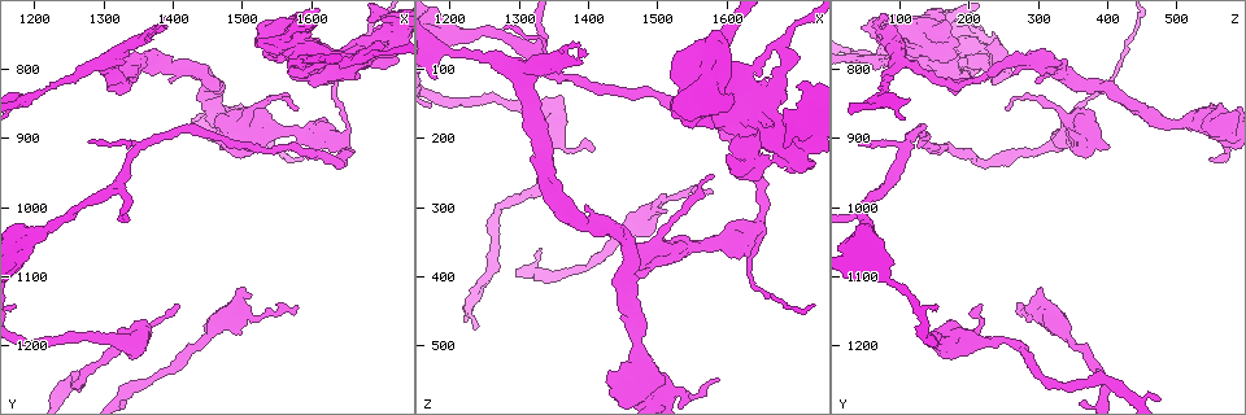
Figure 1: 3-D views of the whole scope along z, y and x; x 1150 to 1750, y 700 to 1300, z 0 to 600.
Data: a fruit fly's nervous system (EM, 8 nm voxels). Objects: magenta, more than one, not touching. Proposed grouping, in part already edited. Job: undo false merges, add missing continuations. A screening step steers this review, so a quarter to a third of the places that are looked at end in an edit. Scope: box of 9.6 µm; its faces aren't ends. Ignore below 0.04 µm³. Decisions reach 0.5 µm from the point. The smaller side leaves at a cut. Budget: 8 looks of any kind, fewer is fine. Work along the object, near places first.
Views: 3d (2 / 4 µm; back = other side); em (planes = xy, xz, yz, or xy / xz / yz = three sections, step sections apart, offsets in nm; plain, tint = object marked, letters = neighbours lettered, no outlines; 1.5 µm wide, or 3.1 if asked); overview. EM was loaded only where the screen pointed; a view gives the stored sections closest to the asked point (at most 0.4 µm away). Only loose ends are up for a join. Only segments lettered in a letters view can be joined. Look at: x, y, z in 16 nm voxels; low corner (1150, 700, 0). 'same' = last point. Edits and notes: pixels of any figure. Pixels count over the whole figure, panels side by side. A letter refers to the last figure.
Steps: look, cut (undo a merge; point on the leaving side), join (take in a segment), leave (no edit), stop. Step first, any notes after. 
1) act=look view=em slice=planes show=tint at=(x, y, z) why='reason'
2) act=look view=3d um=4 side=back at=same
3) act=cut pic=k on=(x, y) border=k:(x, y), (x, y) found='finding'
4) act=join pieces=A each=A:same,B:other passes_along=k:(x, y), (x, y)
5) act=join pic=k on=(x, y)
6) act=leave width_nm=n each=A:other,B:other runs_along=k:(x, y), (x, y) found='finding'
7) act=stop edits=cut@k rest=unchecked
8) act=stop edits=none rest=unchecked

act=look view=3d um=4 at=(1425, 880, 535) why='an open end'

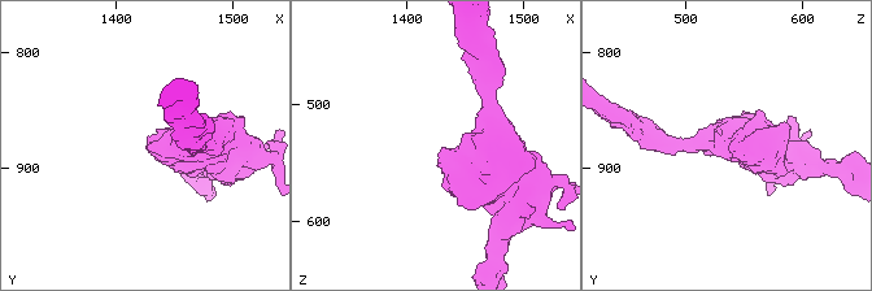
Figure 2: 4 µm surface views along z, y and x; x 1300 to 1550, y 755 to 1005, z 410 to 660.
act=look view=em slice=planes show=tint at=(1432, 882, 536)

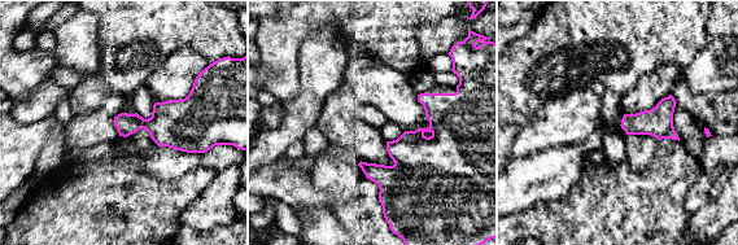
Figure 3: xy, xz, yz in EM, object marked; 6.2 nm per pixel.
act=look view=em slice=planes show=letters at=same why='see the neighbours'

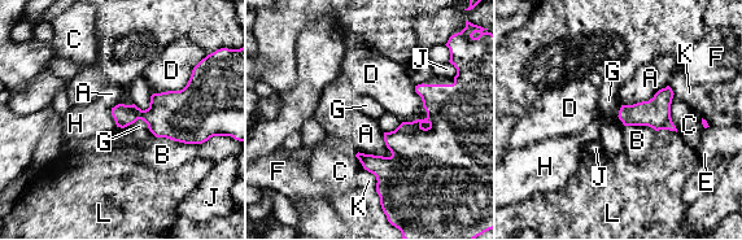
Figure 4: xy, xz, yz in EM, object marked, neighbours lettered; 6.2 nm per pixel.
act=leave each=A:other,B:other,C:other,D:other,E:other,F:other,G:other,H:other,J:other,K:other,L:other found='none of them fits'

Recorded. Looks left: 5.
act=look view=em slice=planes show=letters at=(1470, 910, 405) why='free end'

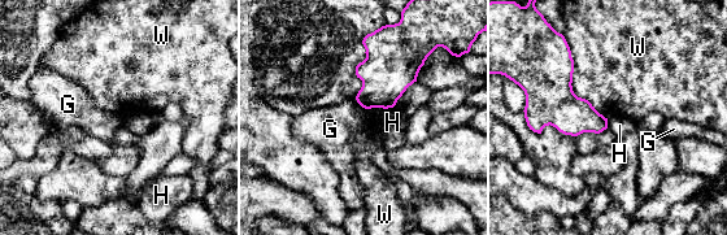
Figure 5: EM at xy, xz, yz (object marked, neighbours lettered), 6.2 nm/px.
act=leave each=G:other,H:other,W:other border=5:(355, 99), (365, 109) found='none of them fits'

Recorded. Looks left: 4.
act=look view=3d um=4 at=(1305, 795, 110) why='three-way junction'

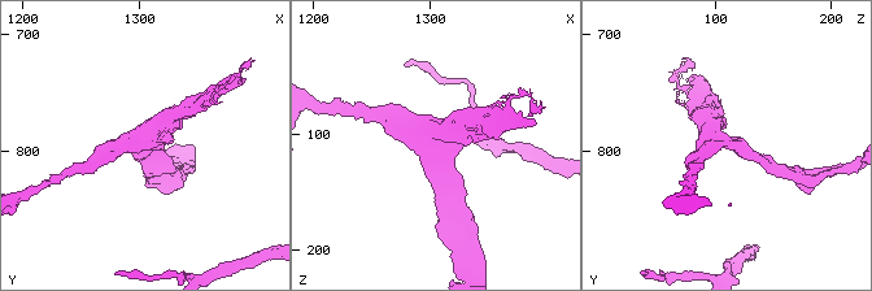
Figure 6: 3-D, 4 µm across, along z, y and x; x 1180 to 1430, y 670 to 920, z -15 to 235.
act=look view=em slice=yz step=4 show=letters at=(1300, 792, 116) arms=3 arm_widths_nm=170,200,240

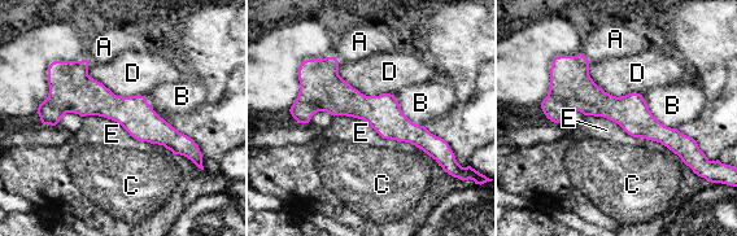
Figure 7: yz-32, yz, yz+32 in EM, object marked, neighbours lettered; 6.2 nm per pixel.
act=leave longest_contact=E:500nm each=A:other,B:other,C:other,D:other,E:other runs_along=7:(304, 65), (335, 96), (436, 140) found='all the same neuron'

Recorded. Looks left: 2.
act=stop edits=none rest=unchecked

